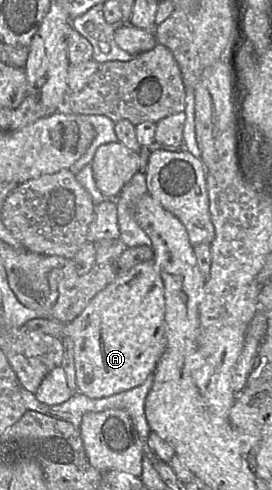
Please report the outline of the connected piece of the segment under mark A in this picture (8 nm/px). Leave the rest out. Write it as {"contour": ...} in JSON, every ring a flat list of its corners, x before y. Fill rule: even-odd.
{"contour":[[148,260,135,265,98,293,74,320,67,324,51,318,32,319,26,328,39,331,64,341,72,342,75,377,79,393,89,398,103,398,138,387,148,377,152,377,155,367,167,346,164,322,165,296,164,282,155,261]]}

